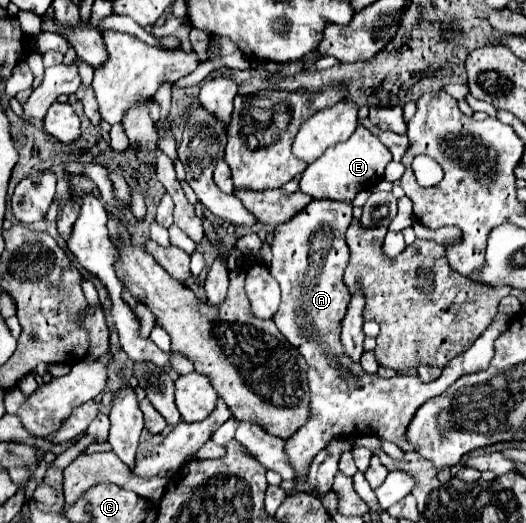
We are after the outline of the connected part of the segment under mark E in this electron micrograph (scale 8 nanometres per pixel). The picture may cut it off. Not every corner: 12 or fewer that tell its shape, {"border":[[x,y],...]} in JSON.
{"border":[[364,126],[300,178],[318,200],[354,200],[384,178],[388,148]]}

